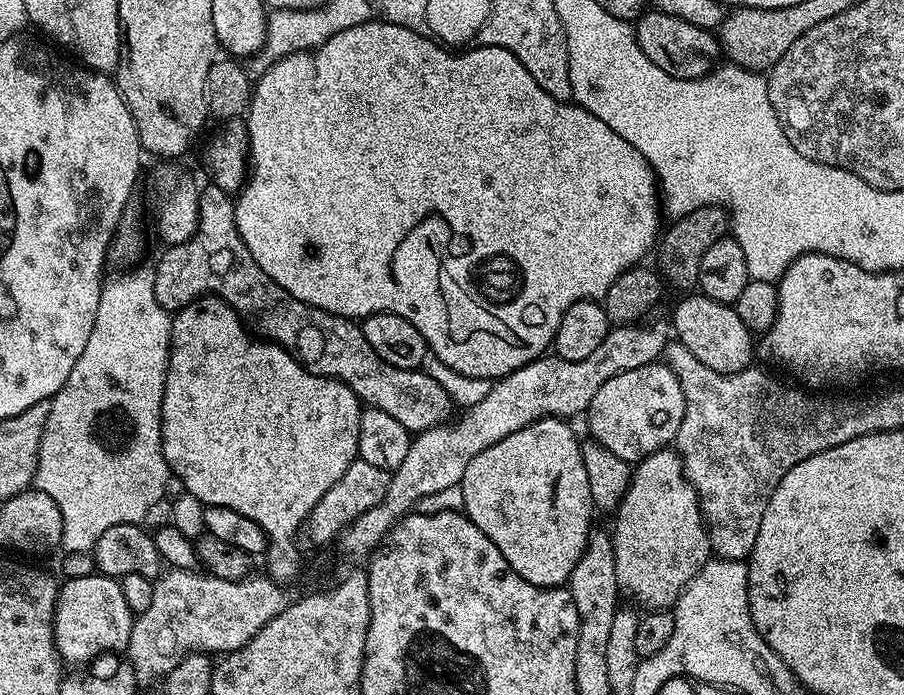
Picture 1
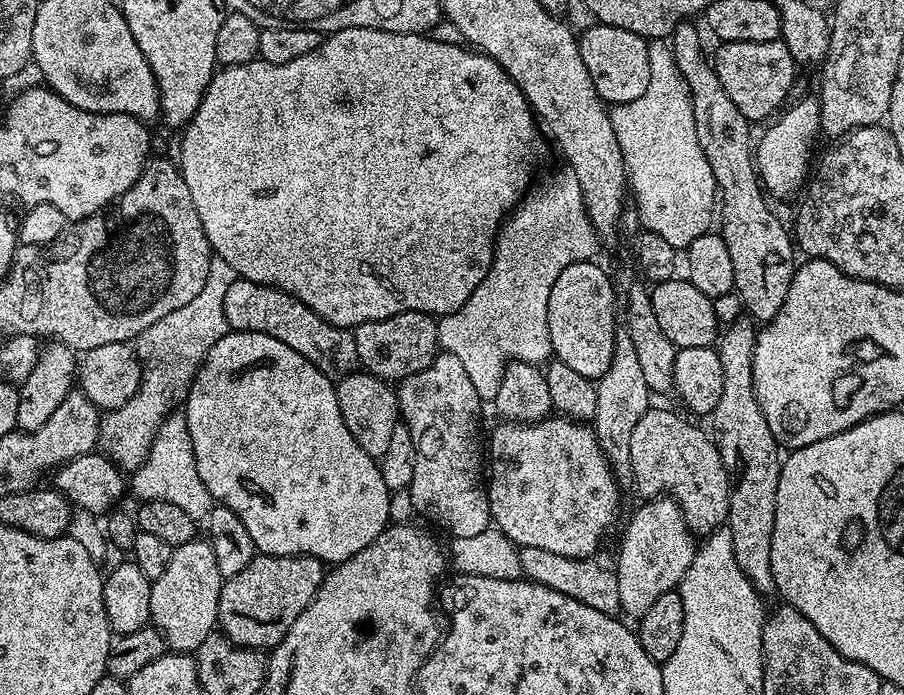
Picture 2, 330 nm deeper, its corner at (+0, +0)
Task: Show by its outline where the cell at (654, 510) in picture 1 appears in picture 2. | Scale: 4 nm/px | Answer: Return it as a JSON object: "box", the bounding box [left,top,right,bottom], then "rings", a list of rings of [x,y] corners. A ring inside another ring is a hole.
{"box":[630,406,732,538],"rings":[[[652,406],[646,414],[642,414],[642,418],[638,418],[634,434],[630,438],[630,477],[641,492],[641,497],[675,500],[682,510],[686,526],[697,538],[706,538],[727,525],[732,493],[732,482],[716,448],[716,441],[705,429],[704,432],[695,428],[690,421],[683,420],[676,412]]]}

